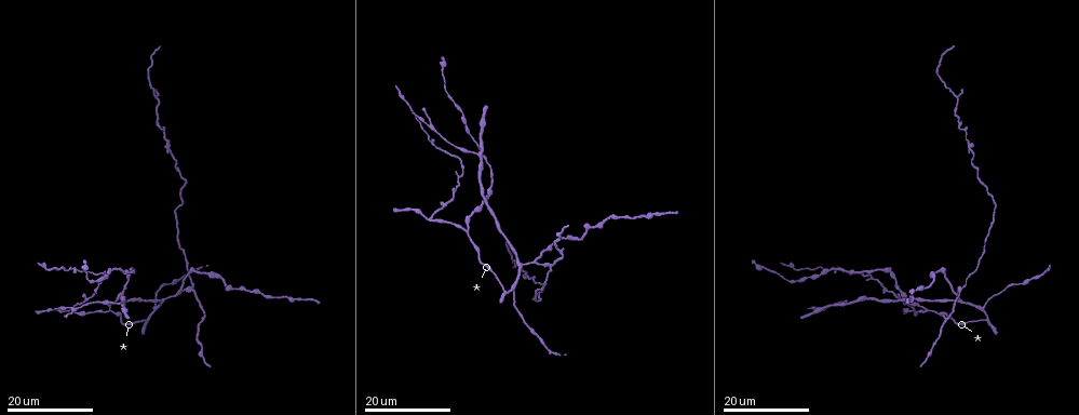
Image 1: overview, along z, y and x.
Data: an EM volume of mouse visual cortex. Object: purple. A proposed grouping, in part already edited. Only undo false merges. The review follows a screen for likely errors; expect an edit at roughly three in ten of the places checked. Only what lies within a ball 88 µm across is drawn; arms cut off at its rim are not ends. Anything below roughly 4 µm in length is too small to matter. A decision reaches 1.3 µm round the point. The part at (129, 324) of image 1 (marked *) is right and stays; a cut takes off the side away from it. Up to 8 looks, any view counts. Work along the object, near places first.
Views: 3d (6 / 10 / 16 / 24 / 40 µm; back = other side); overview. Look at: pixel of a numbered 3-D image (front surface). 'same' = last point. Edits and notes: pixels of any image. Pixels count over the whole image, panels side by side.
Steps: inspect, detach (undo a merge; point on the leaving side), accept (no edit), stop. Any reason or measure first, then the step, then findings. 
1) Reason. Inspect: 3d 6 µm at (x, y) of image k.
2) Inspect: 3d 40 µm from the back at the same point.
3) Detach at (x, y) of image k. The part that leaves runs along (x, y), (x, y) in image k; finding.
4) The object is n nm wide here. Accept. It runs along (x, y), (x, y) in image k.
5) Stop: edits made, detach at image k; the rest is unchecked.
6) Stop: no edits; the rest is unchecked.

Branch point. Inspect: 3d 16 µm at (109, 312) of image 1.

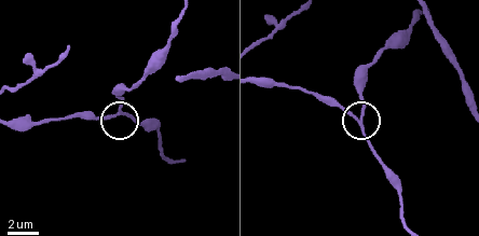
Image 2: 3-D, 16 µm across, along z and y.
Closer look. Inspect: 3d 6 µm at (358, 120) of image 2.

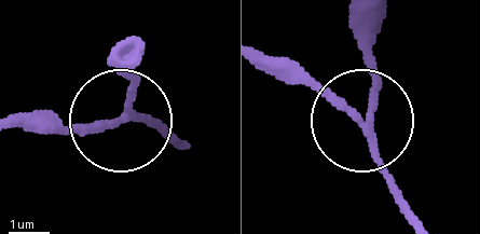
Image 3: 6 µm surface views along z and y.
Accept. It runs along (187, 147), (136, 112), (122, 116), (136, 44) in image 3; continuous, no second cell.

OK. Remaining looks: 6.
Three arms meet. Inspect: 3d 24 µm at (430, 221) of image 1.

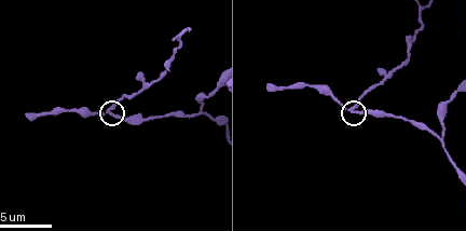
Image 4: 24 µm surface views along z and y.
Inspect: 3d 10 µm at (110, 111) of image 4.

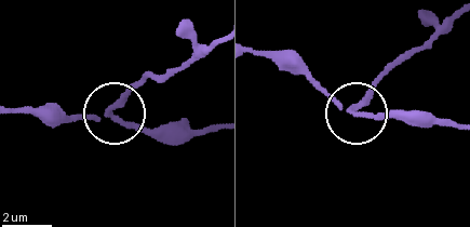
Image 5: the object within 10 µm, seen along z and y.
Inspect: 3d 10 µm from the back at (350, 108) of image 5.

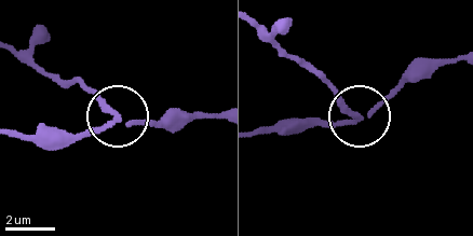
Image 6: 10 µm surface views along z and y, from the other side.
The side arm is 10 µm long. Detach at (92, 93) of image 6. The part that leaves runs along (112, 113), (81, 84), (57, 80), (19, 61) in image 6; a second cell is stuck on.

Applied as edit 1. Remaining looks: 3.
See it whole again. Inspect: overview.

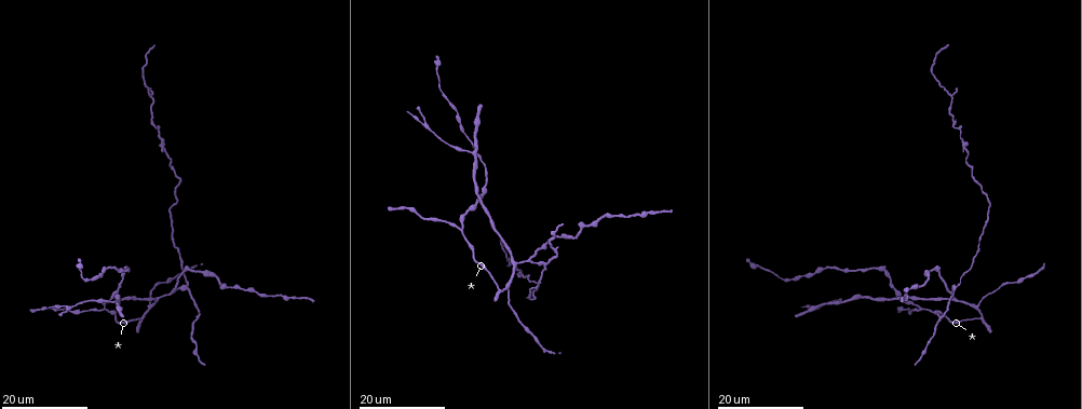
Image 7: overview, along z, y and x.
Inspect: 3d 24 µm at (187, 289) of image 7.

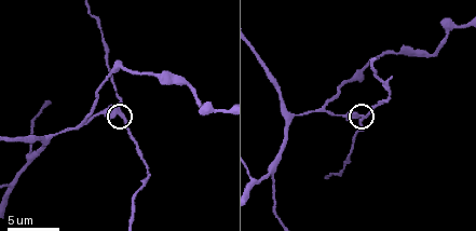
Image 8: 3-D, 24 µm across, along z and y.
Inspect: 3d 10 µm at (362, 121) of image 8.

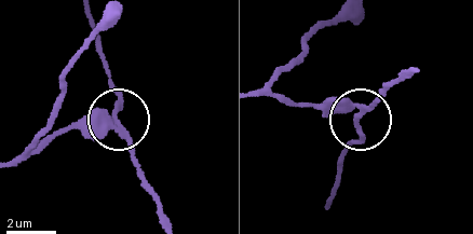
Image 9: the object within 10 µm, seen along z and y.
The object is 270 nm wide here. Detach at (116, 104) of image 9. The part that leaves runs along (123, 131), (94, 22) in image 9; two cells meet here.

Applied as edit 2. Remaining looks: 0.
Stop: edits made, detach at image 6, detach at image 9; the rest is unchecked.

